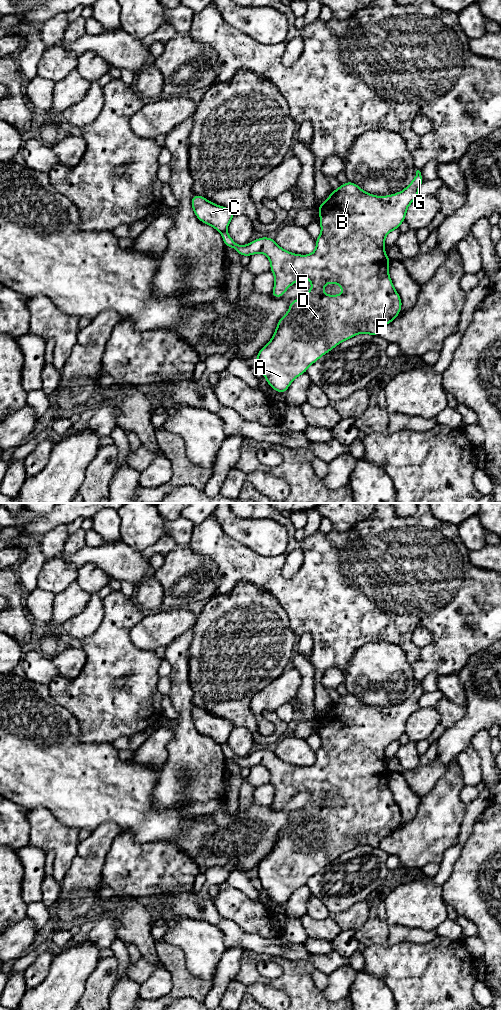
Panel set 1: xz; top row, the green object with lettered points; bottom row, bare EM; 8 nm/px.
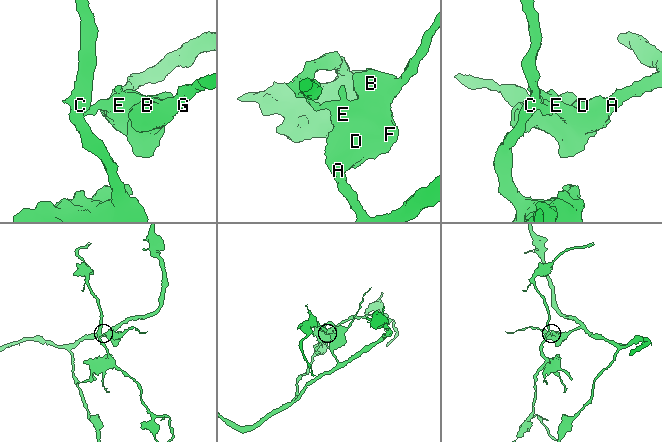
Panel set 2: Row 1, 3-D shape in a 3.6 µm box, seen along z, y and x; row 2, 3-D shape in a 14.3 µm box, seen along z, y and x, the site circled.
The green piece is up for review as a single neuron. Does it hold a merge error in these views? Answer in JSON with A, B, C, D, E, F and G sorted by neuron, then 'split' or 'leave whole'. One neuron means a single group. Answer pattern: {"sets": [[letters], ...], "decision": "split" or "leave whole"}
{"sets": [["A", "B", "D", "E", "F", "G"], ["C"]], "decision": "split"}

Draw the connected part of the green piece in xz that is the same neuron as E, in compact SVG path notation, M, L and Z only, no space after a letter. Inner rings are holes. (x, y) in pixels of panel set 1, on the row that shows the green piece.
M417 170L413 181L404 190L387 196L372 195L350 181L341 184L337 190L332 190L324 203L317 206L321 234L316 239L316 249L308 255L290 253L268 237L258 238L241 246L233 241L227 231L221 232L225 246L234 248L241 256L263 253L268 257L271 263L270 271L275 276L274 289L271 293L273 297L282 297L285 291L299 279L306 278L311 282L310 291L290 302L289 311L278 321L273 338L261 348L256 357L255 363L261 369L267 383L276 392L286 392L289 385L299 375L306 373L311 364L341 342L362 333L377 336L383 326L398 317L402 301L389 276L390 259L384 250L385 237L405 221L407 208L419 197L418 190L423 182L421 172ZM328 283L338 284L343 289L343 293L326 295L323 288Z

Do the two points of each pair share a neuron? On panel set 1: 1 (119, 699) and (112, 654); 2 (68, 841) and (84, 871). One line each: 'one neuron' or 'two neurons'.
1: one neuron
2: two neurons

